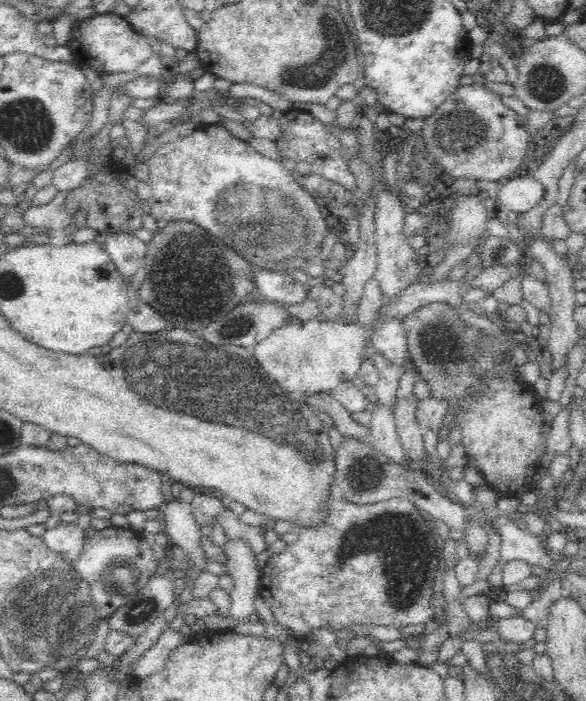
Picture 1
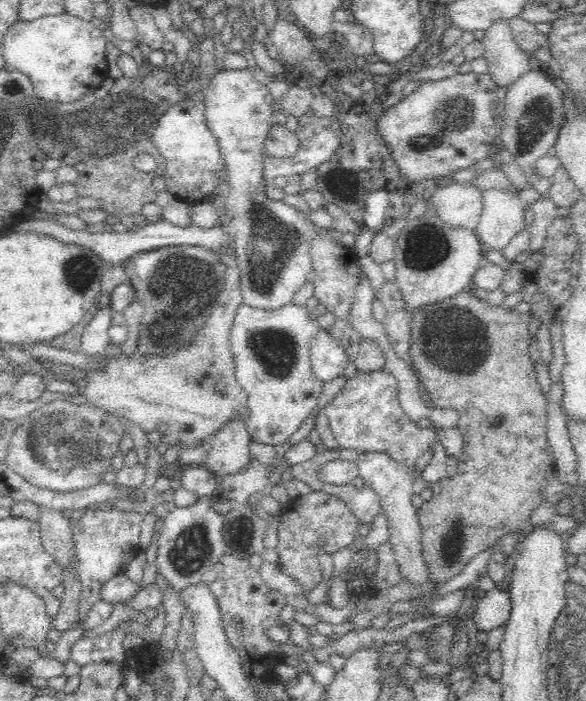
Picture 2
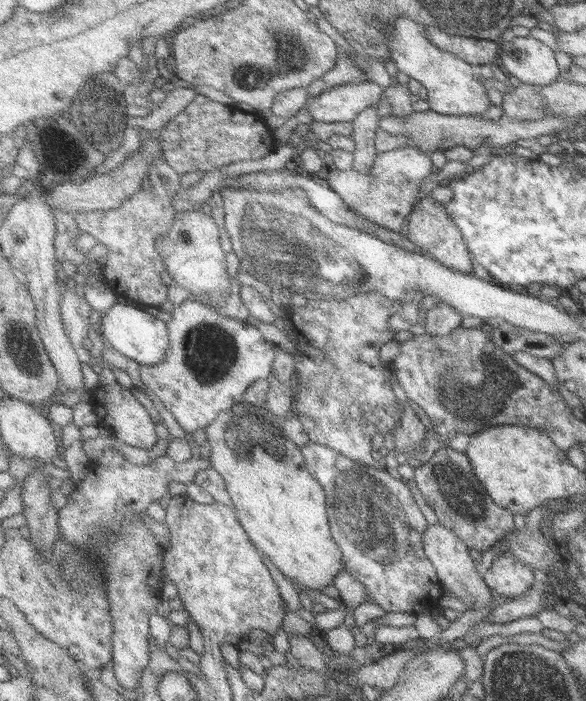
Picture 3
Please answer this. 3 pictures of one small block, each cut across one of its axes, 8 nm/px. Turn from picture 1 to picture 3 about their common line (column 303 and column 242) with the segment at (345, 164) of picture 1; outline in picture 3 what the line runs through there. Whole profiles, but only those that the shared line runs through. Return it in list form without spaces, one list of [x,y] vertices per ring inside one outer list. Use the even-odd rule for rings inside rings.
[[[197,96],[193,104],[161,132],[165,140],[165,160],[181,176],[189,172],[211,172],[213,168],[227,168],[237,162],[265,158],[277,152],[277,138],[269,132],[267,122],[255,114],[245,114],[237,106],[225,106],[205,96]]]

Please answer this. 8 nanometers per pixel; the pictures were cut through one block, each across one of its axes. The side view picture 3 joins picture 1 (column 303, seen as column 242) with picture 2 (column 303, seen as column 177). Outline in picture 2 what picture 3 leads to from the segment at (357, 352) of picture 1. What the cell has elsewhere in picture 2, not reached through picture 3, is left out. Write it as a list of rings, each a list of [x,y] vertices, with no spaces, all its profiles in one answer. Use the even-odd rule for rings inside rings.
[[[242,302],[228,332],[228,348],[236,366],[236,380],[246,392],[244,422],[252,442],[290,446],[290,438],[318,408],[324,382],[312,372],[308,344],[320,330],[306,306],[288,304],[278,310],[254,308]]]

